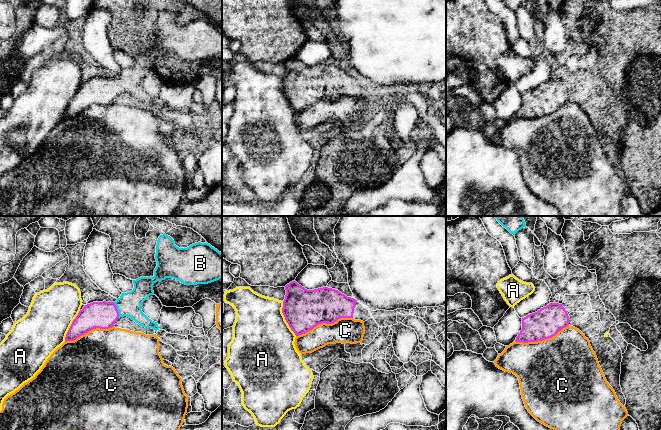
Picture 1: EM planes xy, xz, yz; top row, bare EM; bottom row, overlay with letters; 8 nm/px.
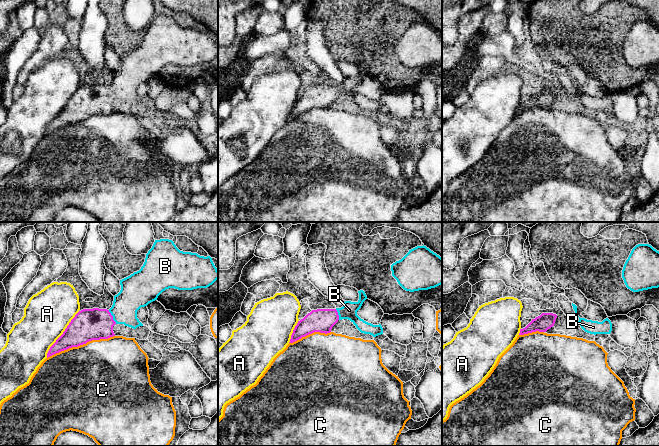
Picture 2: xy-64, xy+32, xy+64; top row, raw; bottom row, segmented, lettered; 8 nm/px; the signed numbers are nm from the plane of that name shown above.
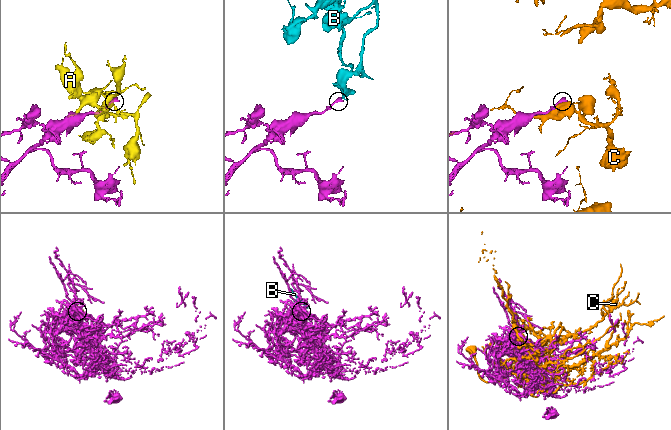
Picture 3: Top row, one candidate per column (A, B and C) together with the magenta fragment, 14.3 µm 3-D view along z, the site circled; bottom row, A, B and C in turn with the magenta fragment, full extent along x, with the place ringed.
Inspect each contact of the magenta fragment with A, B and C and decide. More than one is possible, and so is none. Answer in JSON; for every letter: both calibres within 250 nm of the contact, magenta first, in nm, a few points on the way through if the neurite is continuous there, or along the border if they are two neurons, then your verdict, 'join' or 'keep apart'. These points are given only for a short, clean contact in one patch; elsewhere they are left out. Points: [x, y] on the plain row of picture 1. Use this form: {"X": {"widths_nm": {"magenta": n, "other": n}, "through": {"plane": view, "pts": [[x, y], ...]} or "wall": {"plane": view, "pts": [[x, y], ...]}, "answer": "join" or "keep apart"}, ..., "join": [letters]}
{"A": {"widths_nm": {"magenta": 320, "other": 480}, "answer": "keep apart"}, "B": {"widths_nm": {"magenta": 220, "other": 190}, "through": {"plane": "xy", "pts": [[103, 91], [116, 85], [129, 80]]}, "answer": "join"}, "C": {"widths_nm": {"magenta": 320, "other": 200}, "answer": "keep apart"}, "join": ["B"]}

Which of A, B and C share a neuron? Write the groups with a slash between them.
A / B / C

